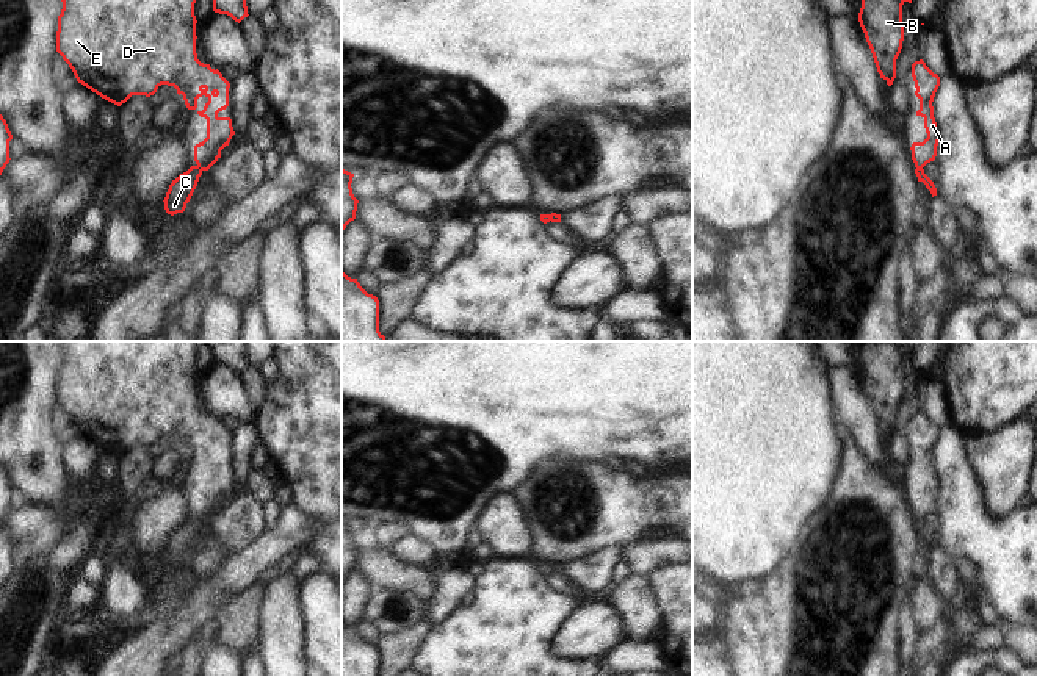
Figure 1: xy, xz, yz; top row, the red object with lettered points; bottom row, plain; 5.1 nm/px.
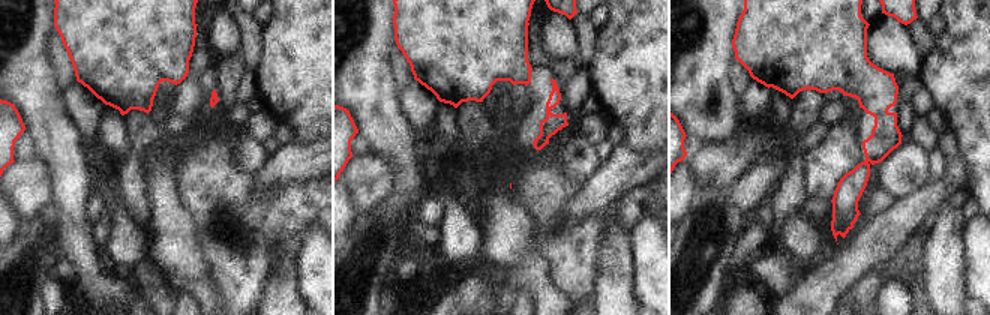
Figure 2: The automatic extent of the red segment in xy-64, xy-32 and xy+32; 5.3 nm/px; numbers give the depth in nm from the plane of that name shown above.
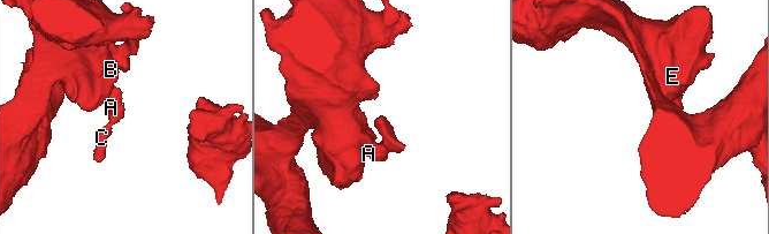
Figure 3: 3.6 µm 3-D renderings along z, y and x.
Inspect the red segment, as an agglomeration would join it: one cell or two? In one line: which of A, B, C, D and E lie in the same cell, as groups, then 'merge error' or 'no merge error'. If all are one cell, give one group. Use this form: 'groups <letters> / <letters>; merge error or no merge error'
groups A B C D E; no merge error

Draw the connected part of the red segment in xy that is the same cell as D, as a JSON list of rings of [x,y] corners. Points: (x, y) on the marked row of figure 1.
[[[61,0],[58,16],[56,52],[72,69],[78,83],[121,106],[132,95],[150,97],[161,84],[174,86],[183,95],[188,110],[197,108],[197,99],[205,95],[208,102],[201,117],[207,119],[207,138],[194,146],[194,161],[180,174],[164,197],[164,210],[174,216],[183,213],[199,177],[219,158],[235,135],[230,117],[218,113],[229,106],[230,83],[210,64],[197,59],[196,53],[196,0]]]

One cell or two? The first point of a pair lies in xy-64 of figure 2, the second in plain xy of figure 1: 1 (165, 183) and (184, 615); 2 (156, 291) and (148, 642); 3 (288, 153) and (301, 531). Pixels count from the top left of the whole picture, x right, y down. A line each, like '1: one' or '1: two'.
1: two
2: two
3: one

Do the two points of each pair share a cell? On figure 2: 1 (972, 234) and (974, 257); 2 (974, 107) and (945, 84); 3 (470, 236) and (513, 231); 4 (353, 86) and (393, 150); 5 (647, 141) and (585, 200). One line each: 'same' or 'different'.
1: same
2: same
3: different
4: same
5: different

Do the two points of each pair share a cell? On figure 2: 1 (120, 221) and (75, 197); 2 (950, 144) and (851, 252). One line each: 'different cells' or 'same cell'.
1: different cells
2: different cells

